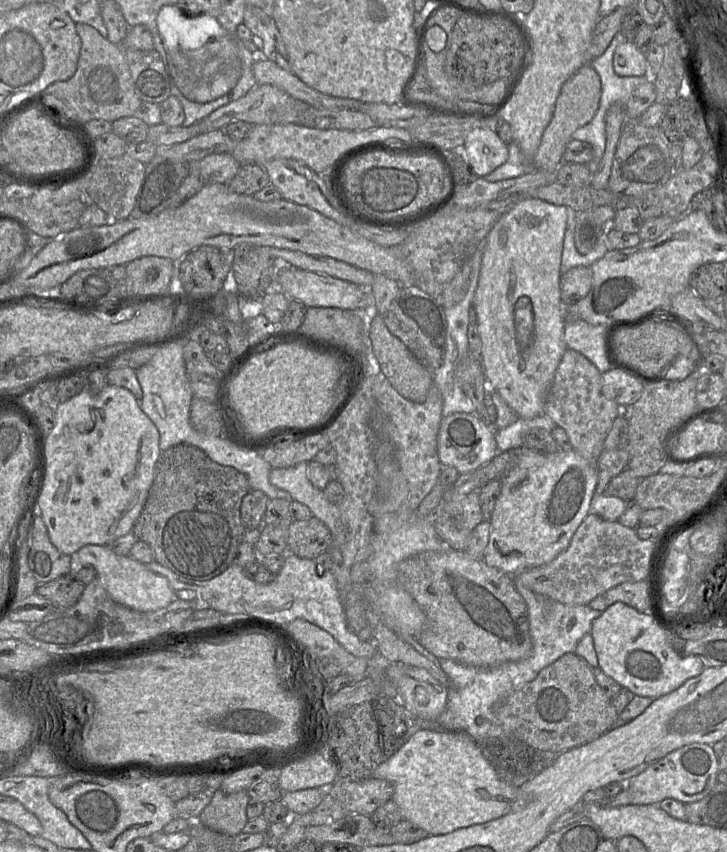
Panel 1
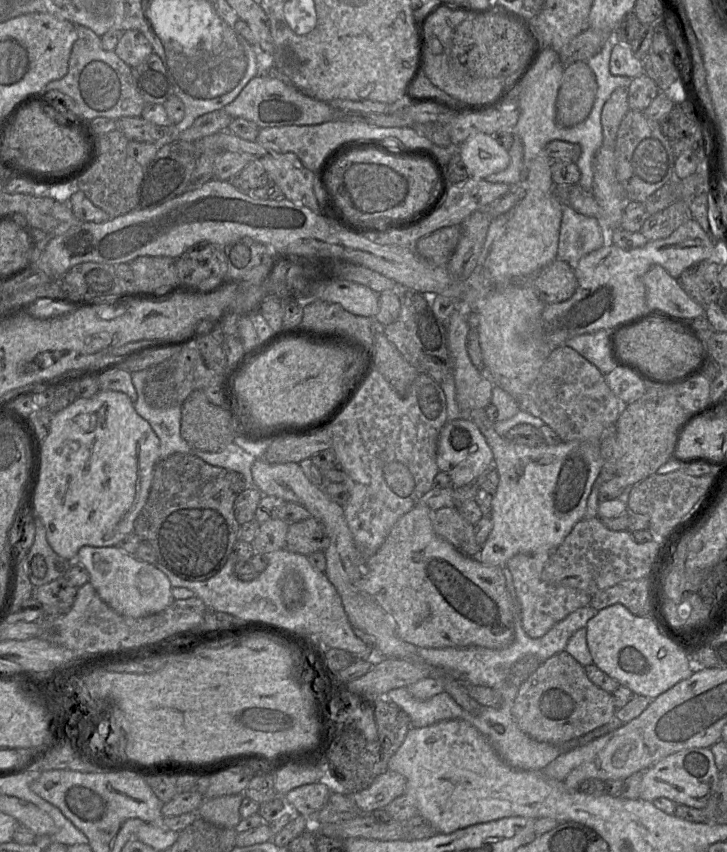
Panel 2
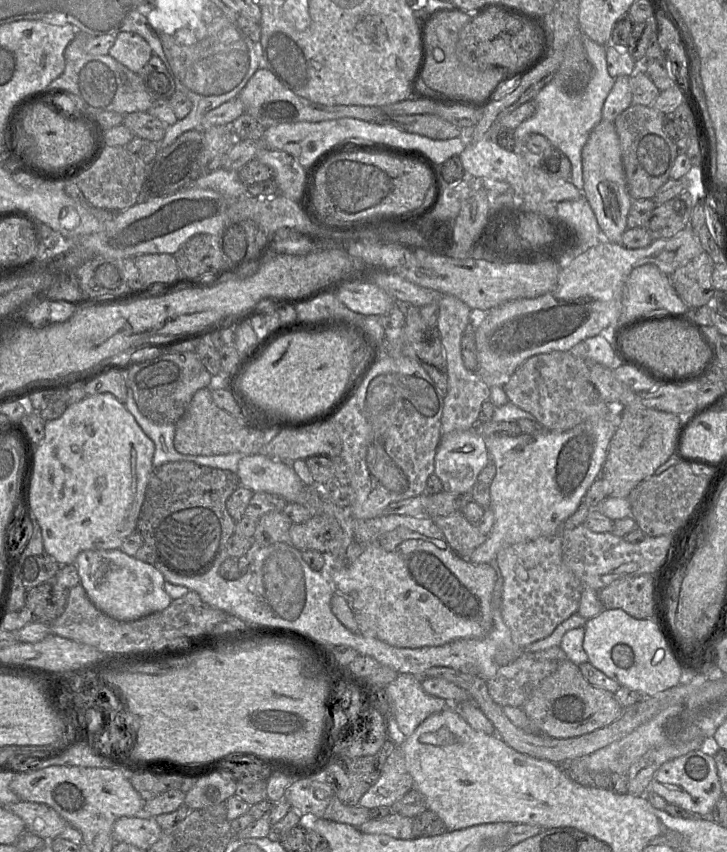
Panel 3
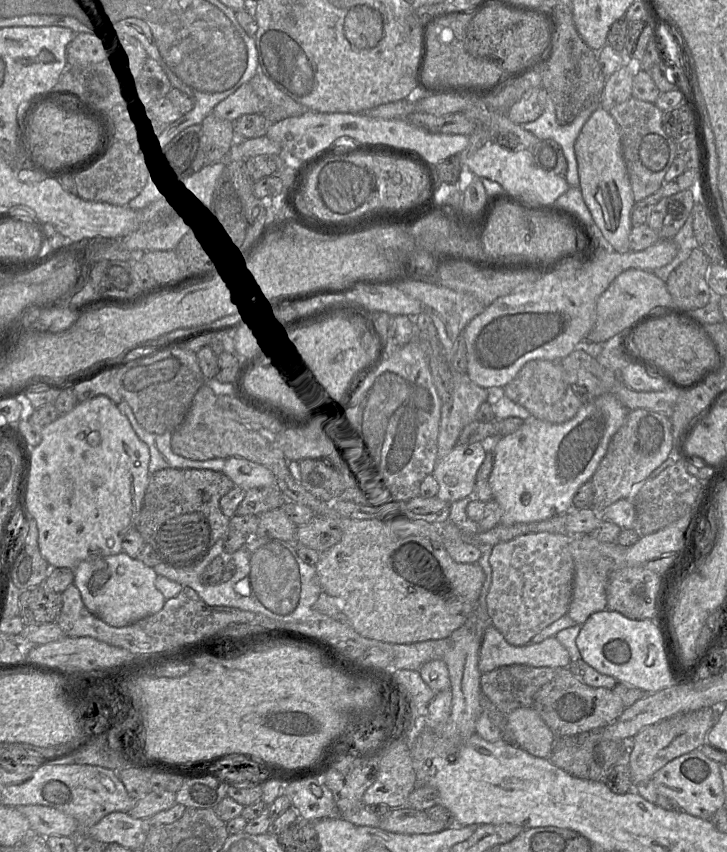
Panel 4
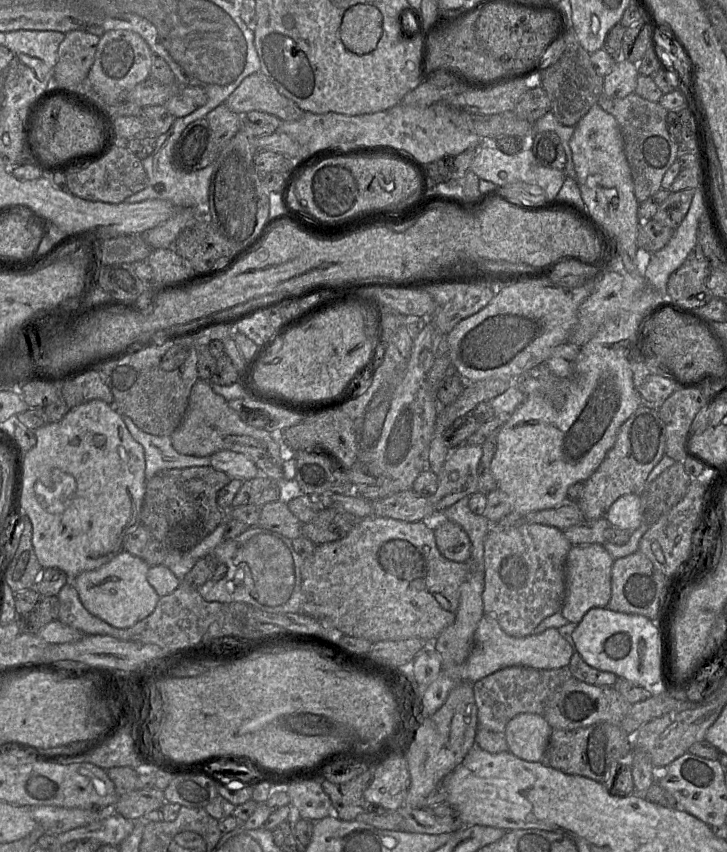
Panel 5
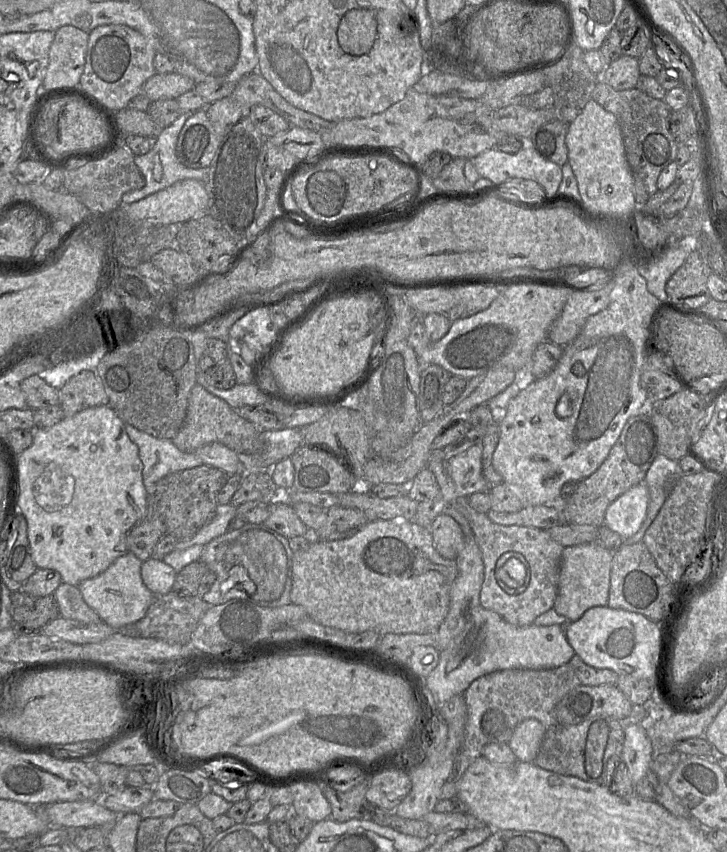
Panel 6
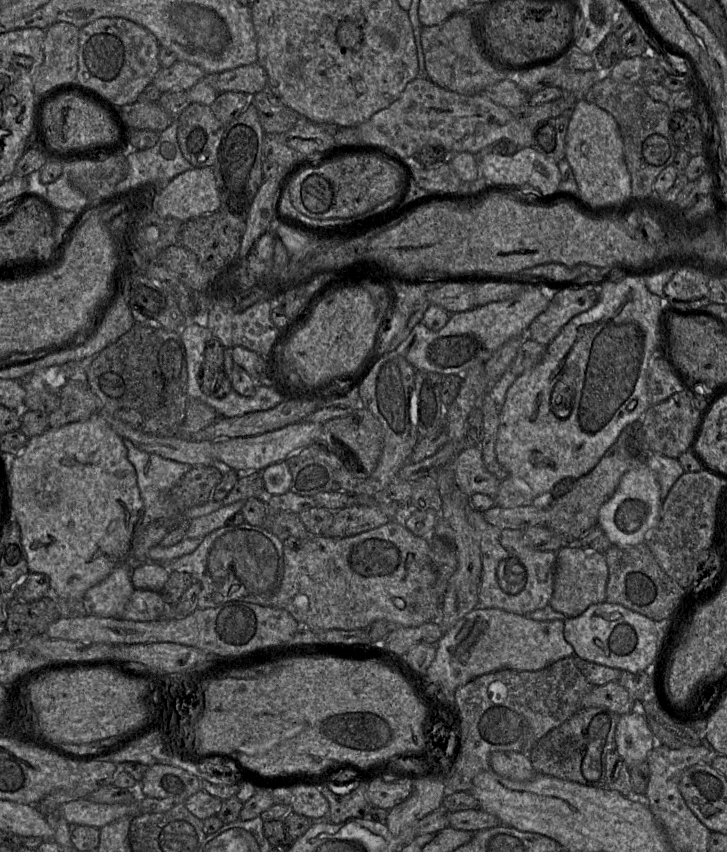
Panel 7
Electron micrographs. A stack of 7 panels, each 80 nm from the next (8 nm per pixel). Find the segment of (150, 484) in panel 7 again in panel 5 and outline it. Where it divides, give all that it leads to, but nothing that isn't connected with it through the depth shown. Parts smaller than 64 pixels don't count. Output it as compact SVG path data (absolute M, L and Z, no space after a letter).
M122 416L132 437L143 446L145 454L145 478L150 480L158 472L166 469L182 469L210 466L210 457L196 457L177 452L171 436L156 436L142 431L127 416Z

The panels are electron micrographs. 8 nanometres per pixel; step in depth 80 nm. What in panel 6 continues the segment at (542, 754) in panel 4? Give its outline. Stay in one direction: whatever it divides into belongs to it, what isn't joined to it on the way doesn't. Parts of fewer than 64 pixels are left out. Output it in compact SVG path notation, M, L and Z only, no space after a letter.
M526 719L519 723L508 742L517 760L533 762L536 758L546 733L544 725L534 719Z

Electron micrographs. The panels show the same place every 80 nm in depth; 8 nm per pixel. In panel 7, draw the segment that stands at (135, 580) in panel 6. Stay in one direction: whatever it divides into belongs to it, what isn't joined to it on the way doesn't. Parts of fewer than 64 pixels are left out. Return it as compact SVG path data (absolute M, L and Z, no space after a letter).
M130 560L117 566L103 581L84 596L90 613L106 618L122 618L127 602L135 591Z

